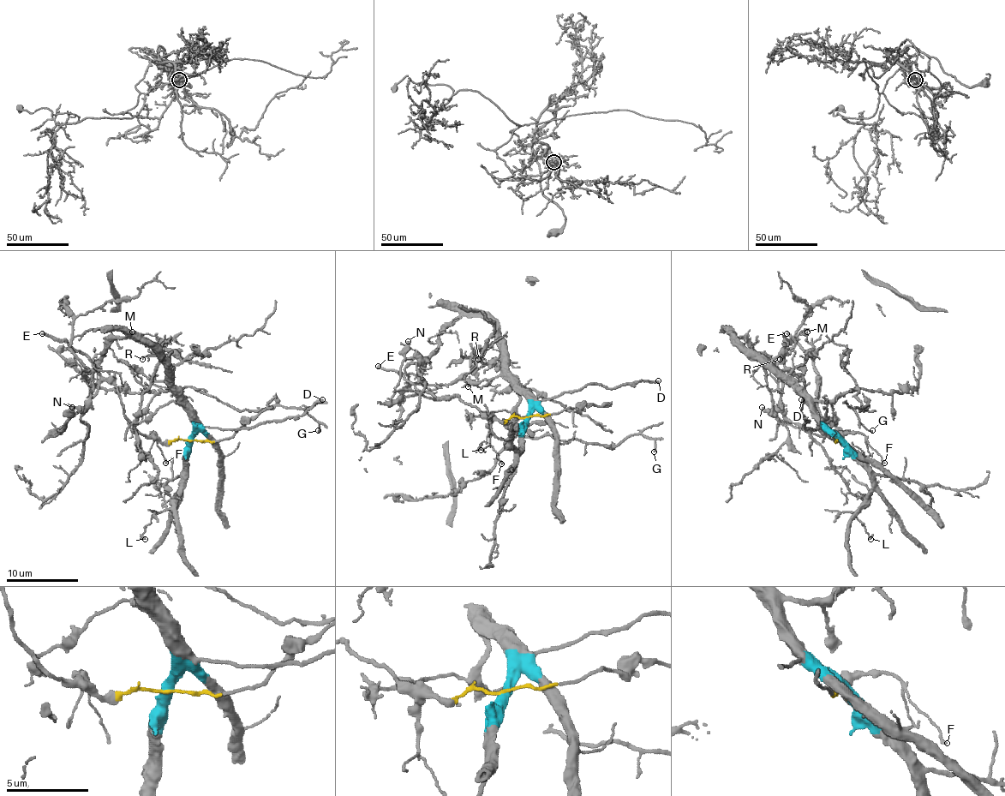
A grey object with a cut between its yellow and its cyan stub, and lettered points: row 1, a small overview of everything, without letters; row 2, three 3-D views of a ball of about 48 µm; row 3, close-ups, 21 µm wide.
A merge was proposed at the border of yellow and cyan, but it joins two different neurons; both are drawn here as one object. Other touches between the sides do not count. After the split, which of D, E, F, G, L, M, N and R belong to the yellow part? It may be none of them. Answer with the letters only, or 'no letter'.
E, F, N

